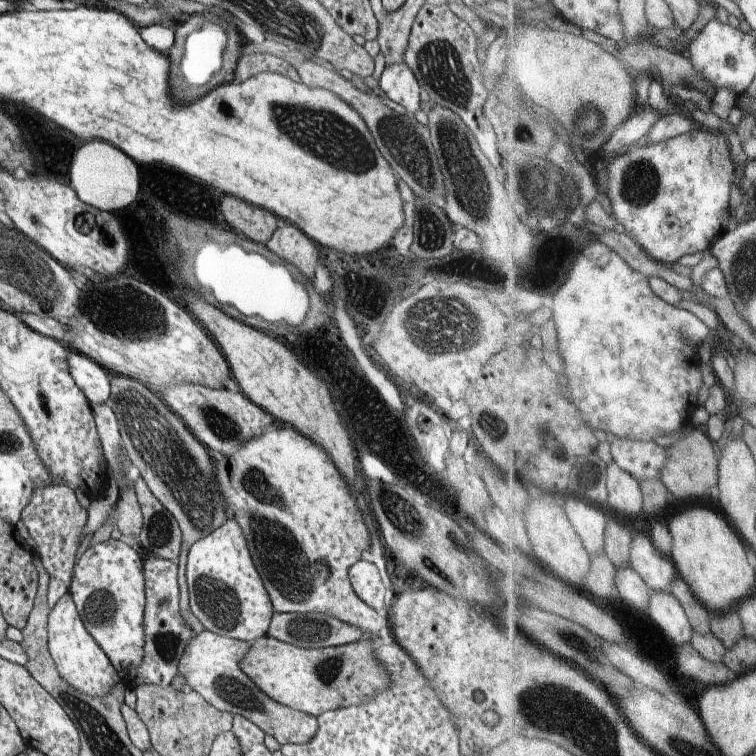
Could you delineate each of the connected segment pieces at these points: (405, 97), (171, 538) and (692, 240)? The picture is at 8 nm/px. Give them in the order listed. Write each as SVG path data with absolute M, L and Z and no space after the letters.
M405 60L398 64L385 64L380 78L380 89L388 98L404 106L414 116L420 108L421 86Z
M142 476L135 482L135 490L143 516L139 536L143 553L178 563L182 546L178 521L152 494Z
M700 128L689 132L688 134L674 137L667 141L651 142L644 146L632 147L630 151L624 152L624 154L618 154L609 159L609 192L608 196L611 199L612 212L618 220L618 223L623 227L623 231L631 234L632 238L636 239L636 242L640 242L644 248L650 253L652 258L664 262L664 264L673 264L682 260L684 256L694 254L696 252L712 251L714 246L726 236L728 233L728 224L732 222L732 186L736 186L734 182L738 180L736 176L736 160L734 160L734 154L732 154L732 148L730 148L730 142L728 138L721 131L708 129L702 131Z

